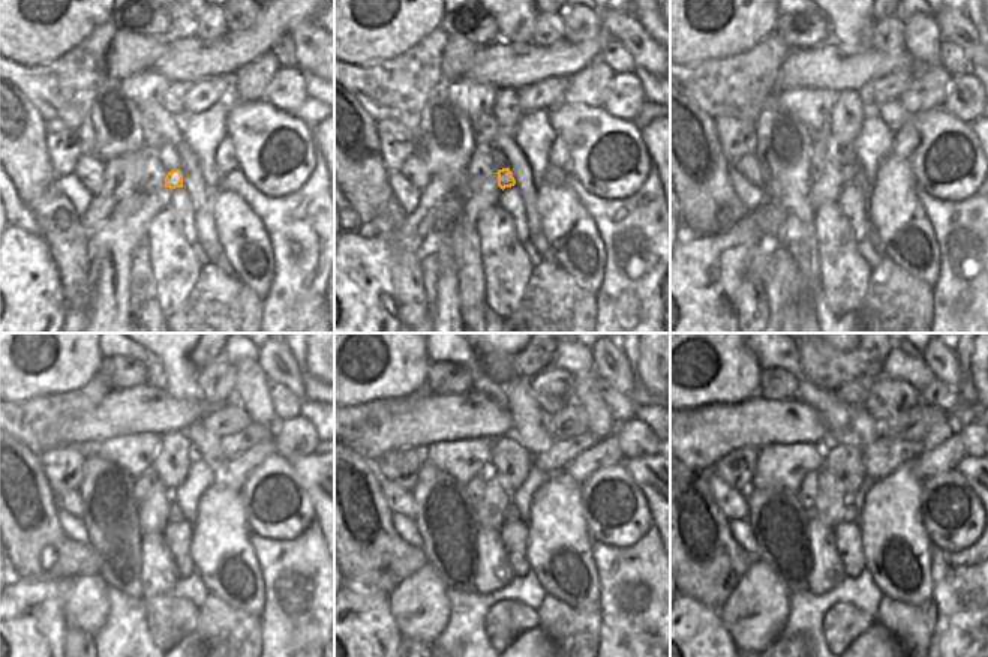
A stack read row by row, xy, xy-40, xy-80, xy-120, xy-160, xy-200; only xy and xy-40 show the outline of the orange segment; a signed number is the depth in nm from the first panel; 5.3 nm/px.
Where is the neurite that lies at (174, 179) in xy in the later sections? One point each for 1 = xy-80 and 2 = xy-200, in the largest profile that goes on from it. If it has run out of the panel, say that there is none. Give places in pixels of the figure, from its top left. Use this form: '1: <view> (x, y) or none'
1: xy-80 (847, 171)
2: xy-200 (849, 513)

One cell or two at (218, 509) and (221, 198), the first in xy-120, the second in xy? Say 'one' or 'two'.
one

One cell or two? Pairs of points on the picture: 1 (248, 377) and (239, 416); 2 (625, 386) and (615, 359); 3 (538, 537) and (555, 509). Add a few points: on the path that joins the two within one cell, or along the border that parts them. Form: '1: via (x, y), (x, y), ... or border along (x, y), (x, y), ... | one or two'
1: border along (234, 399), (252, 420) | two
2: via (621, 380), (615, 365) | one
3: via (546, 530), (555, 521), (555, 516) | one

